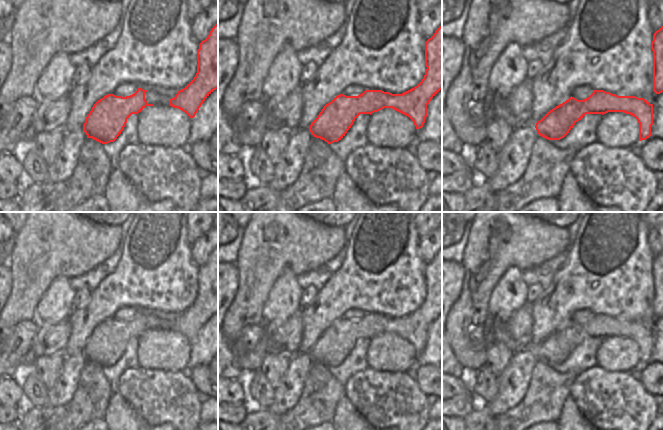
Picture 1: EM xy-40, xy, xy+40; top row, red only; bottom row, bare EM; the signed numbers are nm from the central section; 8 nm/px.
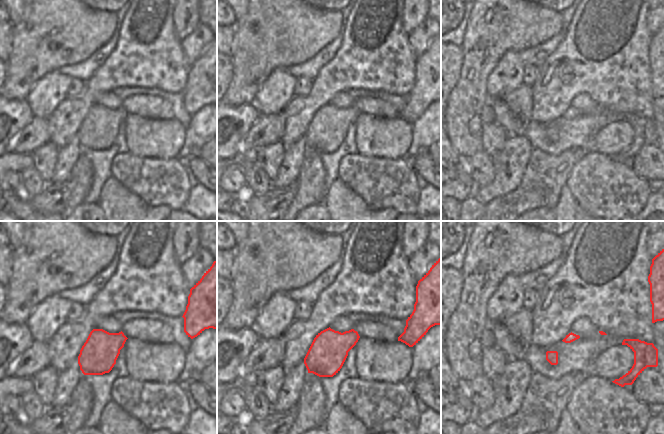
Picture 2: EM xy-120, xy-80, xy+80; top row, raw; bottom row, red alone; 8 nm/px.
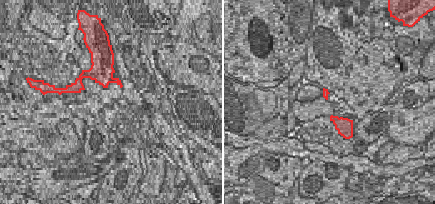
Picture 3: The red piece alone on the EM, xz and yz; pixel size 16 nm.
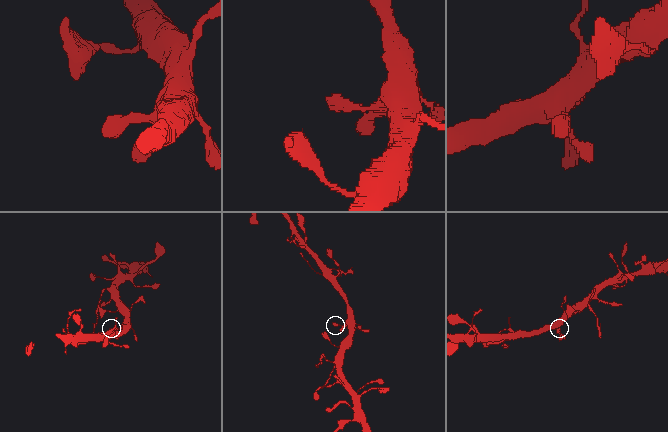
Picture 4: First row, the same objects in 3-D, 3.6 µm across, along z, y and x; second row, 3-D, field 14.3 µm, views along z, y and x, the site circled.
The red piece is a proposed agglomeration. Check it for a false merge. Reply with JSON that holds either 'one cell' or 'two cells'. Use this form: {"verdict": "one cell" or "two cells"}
{"verdict": "one cell"}

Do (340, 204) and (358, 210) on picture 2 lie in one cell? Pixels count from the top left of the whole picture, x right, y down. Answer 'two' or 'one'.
one

